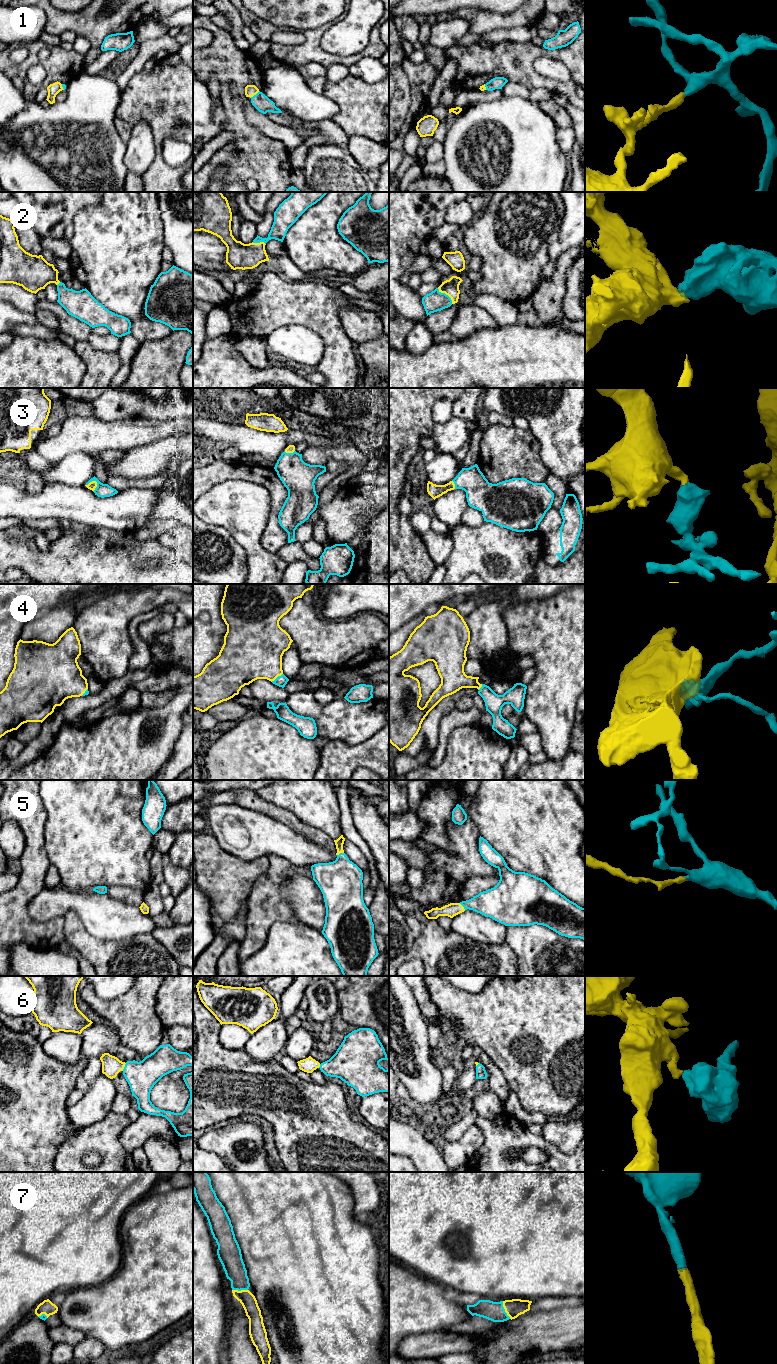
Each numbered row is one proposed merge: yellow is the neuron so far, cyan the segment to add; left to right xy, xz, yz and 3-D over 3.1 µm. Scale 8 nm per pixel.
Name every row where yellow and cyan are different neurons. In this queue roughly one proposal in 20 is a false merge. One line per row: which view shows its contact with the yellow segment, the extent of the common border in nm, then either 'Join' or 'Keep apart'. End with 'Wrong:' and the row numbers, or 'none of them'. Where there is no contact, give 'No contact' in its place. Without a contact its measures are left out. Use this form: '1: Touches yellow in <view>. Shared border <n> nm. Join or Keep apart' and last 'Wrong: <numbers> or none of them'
1: Touches yellow in xz. Shared border 90 nm. Join
2: Touches yellow in yz. Shared border 180 nm. Join
3: Touches yellow in xy. Shared border 100 nm. Join
4: Touches yellow in xz. Shared border 120 nm. Join
5: Touches yellow in xz. Shared border 60 nm. Join
6: Touches yellow in xy. Shared border 70 nm. Join
7: Touches yellow in yz. Shared border 160 nm. Join
Wrong: none of them

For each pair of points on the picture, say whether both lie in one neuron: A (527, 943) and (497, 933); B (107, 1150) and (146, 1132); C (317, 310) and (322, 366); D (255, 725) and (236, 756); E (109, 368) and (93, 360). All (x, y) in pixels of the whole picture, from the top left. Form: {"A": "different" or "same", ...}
{"A": "different", "B": "different", "C": "same", "D": "same", "E": "same"}

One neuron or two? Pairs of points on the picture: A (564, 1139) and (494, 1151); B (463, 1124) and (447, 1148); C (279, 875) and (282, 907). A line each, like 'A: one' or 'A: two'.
A: two
B: two
C: one

